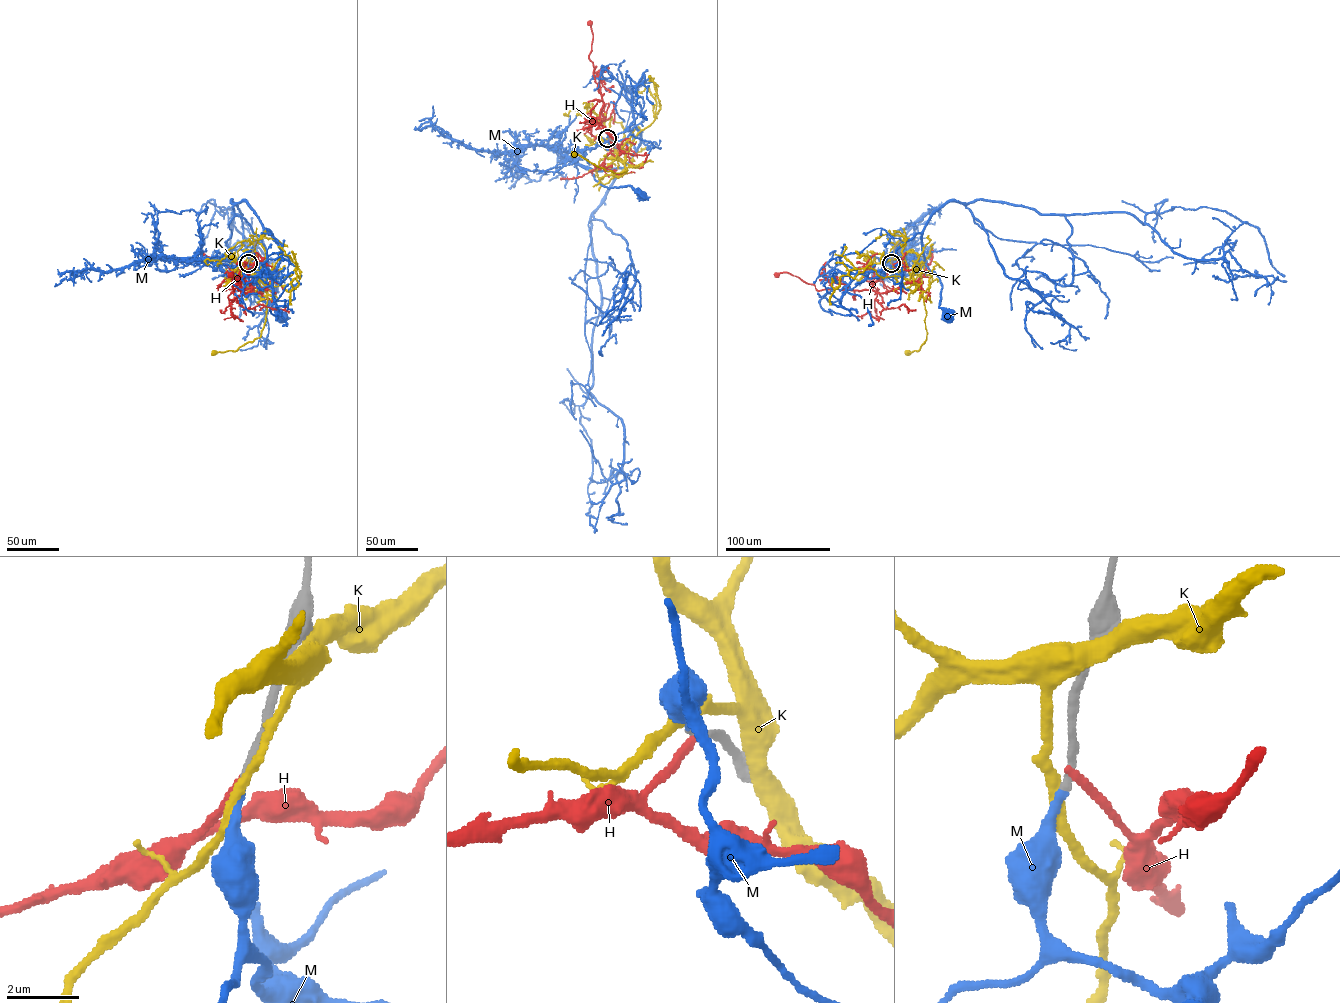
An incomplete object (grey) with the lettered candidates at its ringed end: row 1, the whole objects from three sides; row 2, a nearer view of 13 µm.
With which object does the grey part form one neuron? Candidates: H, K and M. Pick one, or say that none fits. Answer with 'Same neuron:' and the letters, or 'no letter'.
Same neuron: M

